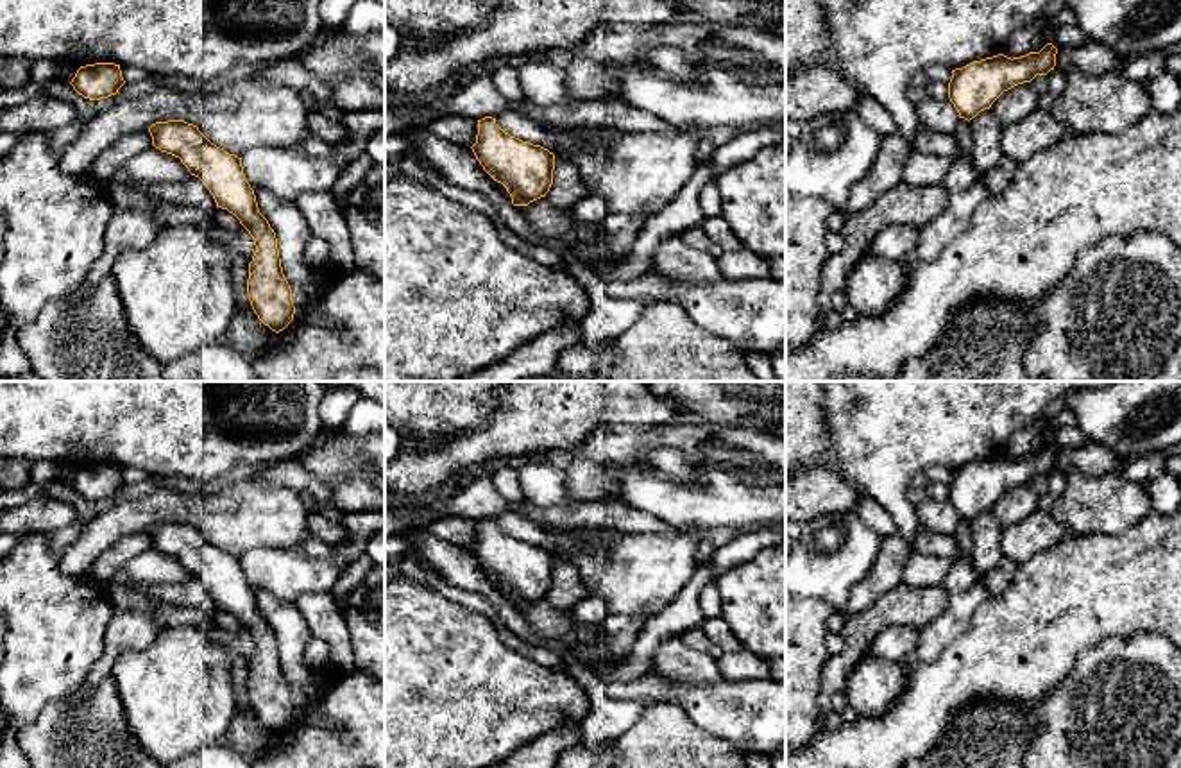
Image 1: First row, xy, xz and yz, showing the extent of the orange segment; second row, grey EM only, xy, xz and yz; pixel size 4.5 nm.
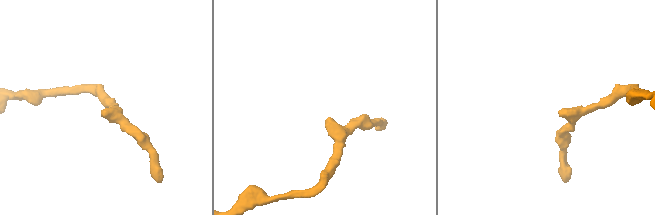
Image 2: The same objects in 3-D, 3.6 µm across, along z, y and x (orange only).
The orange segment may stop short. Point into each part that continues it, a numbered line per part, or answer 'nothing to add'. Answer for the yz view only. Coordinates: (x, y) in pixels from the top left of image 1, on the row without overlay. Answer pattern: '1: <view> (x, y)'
nothing to add

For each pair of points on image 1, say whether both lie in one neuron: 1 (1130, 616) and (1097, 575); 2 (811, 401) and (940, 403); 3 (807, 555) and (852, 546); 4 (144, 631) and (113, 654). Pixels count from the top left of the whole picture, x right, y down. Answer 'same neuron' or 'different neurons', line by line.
1: same neuron
2: different neurons
3: same neuron
4: same neuron

